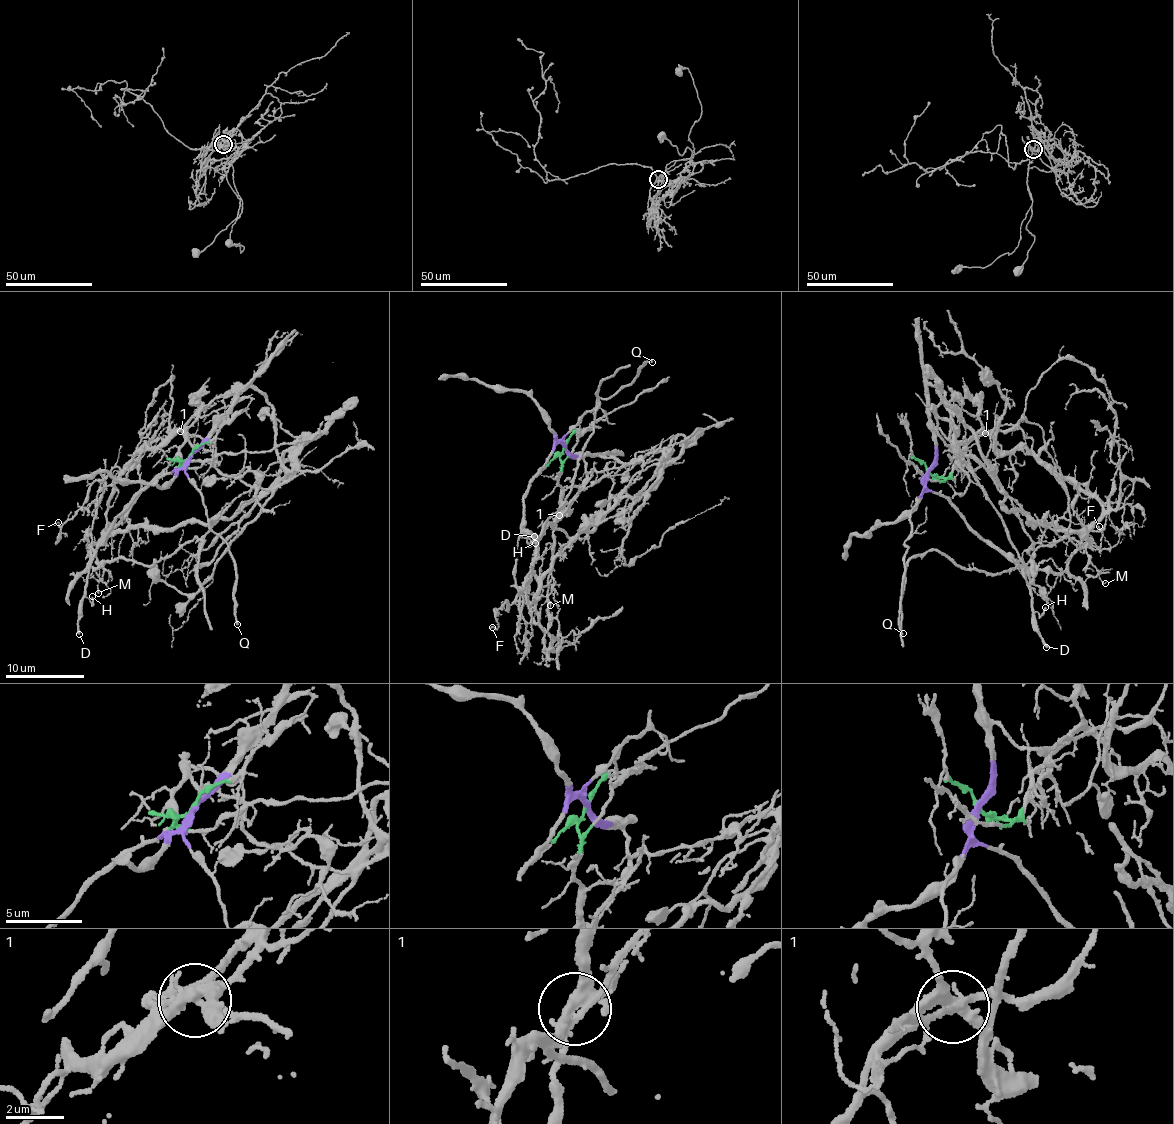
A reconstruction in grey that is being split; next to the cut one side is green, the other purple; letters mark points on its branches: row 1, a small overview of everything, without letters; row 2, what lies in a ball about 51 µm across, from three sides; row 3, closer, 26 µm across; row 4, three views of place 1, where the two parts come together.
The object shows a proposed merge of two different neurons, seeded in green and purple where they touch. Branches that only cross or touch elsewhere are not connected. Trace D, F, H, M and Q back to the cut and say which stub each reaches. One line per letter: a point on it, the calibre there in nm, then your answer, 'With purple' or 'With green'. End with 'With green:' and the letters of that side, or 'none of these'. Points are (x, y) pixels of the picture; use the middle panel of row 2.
D: Place: (534, 536). Thickness 240 nm. With purple
F: Place: (492, 627). Thickness 160 nm. With green
H: Place: (535, 543). Thickness 140 nm. With purple
M: Place: (550, 605). Thickness 120 nm. With green
Q: Place: (652, 362). Thickness 200 nm. With purple
With green: F, M

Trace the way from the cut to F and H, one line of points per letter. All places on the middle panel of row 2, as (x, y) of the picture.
F: (564, 447), (559, 515), (545, 528), (526, 586), (507, 611), (506, 601), (494, 610), (498, 626), (492, 627)
H: (564, 447), (561, 442), (555, 447), (528, 485), (520, 533), (536, 537), (535, 543)

